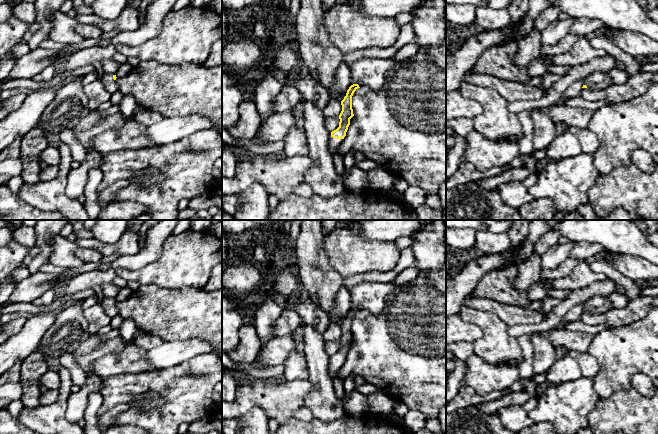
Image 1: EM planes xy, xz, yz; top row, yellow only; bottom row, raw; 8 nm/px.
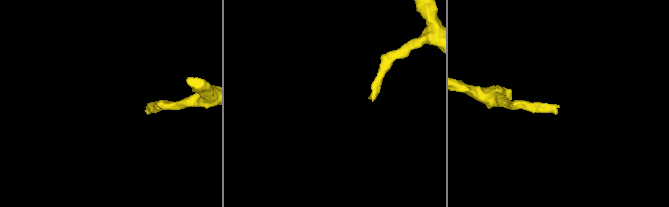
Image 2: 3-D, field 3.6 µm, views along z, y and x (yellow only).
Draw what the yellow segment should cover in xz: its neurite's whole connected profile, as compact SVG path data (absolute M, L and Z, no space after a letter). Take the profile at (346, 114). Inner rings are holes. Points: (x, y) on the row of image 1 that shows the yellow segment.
M353 84L347 90L346 96L341 101L342 111L339 115L339 127L331 132L329 141L329 150L331 155L335 154L336 149L339 147L350 125L350 119L354 116L352 109L352 96L354 92L360 88L358 84Z

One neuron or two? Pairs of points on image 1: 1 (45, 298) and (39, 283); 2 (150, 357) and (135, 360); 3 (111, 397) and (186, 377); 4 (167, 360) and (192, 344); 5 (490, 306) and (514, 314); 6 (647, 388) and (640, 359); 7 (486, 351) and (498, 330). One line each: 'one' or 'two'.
1: two
2: two
3: one
4: one
5: one
6: two
7: one

